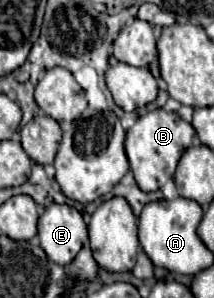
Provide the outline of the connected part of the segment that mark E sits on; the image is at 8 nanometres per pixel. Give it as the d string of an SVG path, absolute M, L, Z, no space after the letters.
M53 203L39 217L37 235L51 261L57 265L69 265L87 243L87 225L77 209Z

